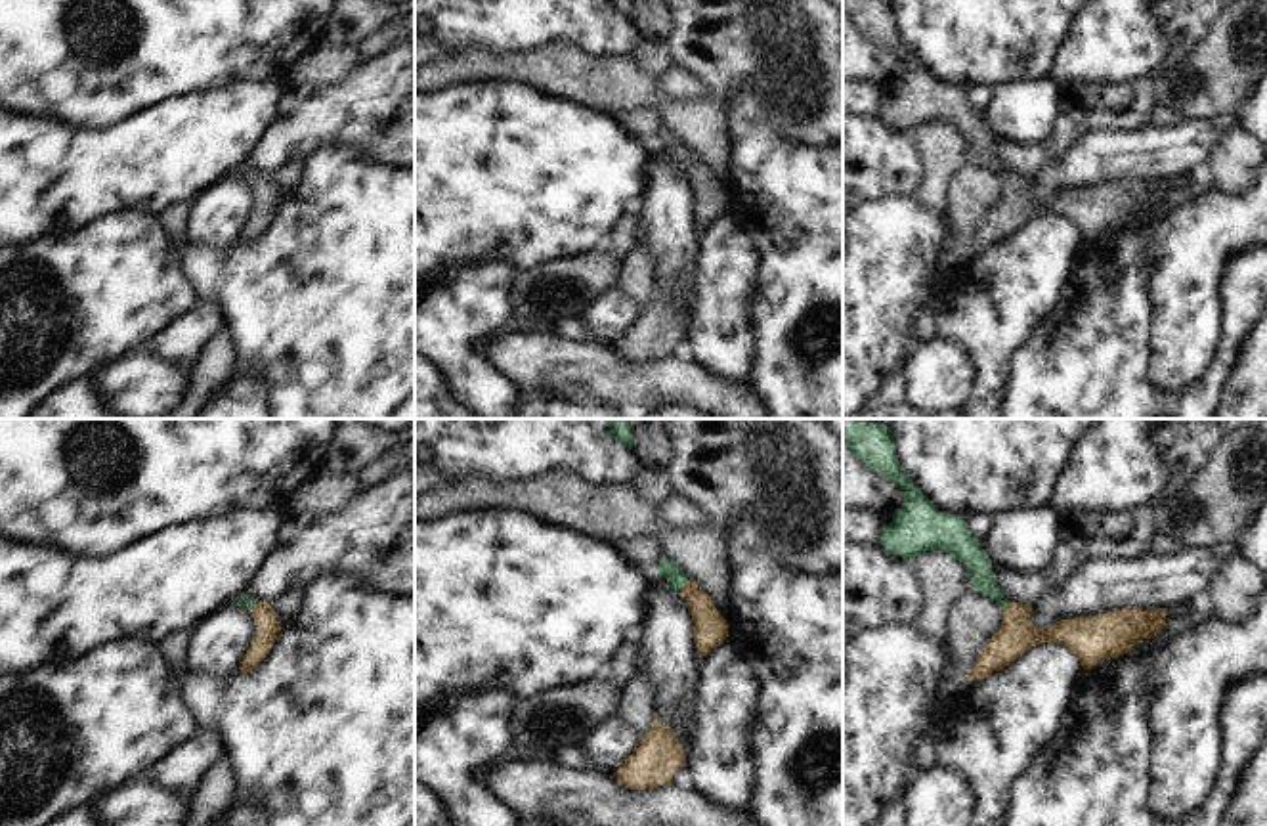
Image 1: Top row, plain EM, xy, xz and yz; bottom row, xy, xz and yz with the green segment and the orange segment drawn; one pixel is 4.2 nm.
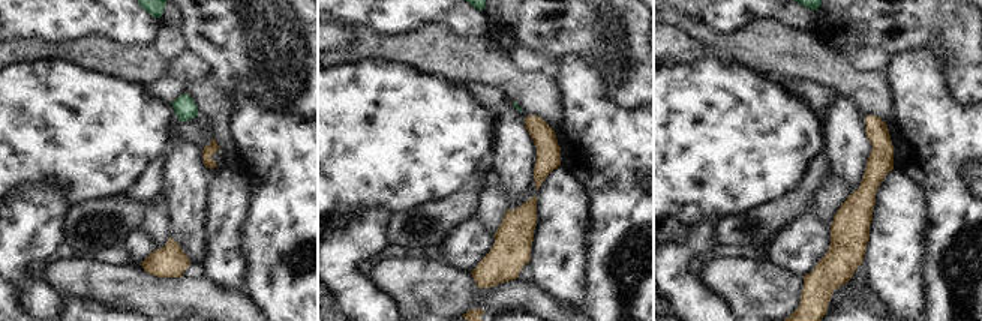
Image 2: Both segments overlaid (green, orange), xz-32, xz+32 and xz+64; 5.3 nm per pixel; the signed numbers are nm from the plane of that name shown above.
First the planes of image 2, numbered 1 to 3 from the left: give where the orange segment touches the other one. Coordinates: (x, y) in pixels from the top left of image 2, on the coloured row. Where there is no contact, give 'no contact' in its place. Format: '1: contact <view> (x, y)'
1: no contact
2: no contact
3: no contact

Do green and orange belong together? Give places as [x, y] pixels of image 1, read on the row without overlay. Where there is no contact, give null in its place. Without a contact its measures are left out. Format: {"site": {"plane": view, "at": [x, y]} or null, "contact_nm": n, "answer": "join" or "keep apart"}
{"site": {"plane": "xz", "at": [685, 155]}, "contact_nm": 70, "answer": "join"}

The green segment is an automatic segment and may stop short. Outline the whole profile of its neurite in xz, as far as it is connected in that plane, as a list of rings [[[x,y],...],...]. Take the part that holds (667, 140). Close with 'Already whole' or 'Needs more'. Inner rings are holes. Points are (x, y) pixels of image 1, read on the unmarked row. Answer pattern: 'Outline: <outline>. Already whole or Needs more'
Outline: [[[661,130],[655,145],[663,147],[671,161],[678,163],[688,174],[694,191],[694,214],[698,224],[707,228],[728,208],[728,195],[719,185],[711,168],[692,153],[673,132]]]. Needs more

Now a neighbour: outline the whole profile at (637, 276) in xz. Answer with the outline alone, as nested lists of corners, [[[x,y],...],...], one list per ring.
[[[644,237],[619,260],[617,291],[640,310],[655,293],[655,268]]]

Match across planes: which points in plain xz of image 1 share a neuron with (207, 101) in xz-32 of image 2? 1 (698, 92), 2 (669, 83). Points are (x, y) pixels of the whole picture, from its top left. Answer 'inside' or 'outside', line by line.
1: outside
2: outside

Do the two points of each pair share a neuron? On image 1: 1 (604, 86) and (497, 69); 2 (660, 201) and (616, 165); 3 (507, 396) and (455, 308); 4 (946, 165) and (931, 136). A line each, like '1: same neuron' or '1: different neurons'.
1: same neuron
2: different neurons
3: same neuron
4: same neuron

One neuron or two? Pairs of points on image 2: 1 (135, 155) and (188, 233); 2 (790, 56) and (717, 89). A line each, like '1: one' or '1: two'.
1: two
2: two

